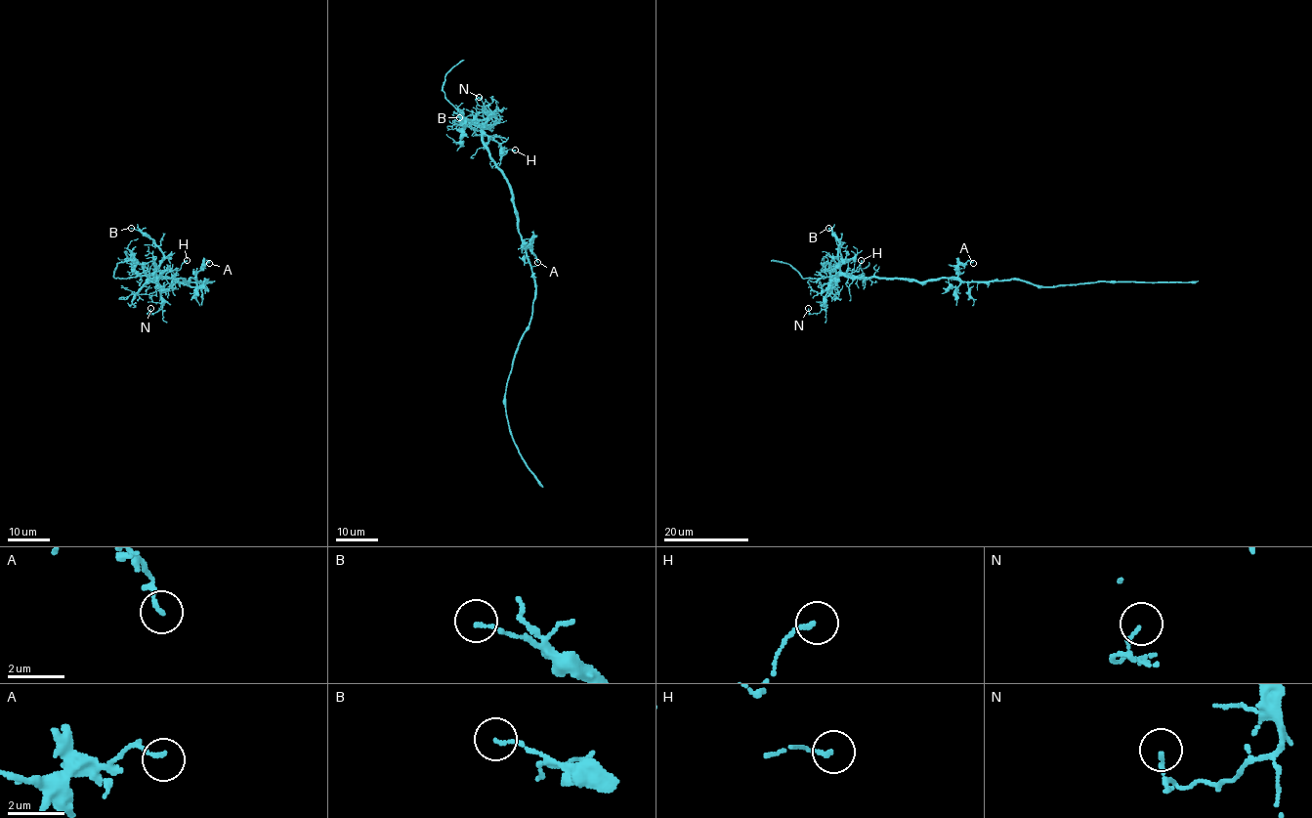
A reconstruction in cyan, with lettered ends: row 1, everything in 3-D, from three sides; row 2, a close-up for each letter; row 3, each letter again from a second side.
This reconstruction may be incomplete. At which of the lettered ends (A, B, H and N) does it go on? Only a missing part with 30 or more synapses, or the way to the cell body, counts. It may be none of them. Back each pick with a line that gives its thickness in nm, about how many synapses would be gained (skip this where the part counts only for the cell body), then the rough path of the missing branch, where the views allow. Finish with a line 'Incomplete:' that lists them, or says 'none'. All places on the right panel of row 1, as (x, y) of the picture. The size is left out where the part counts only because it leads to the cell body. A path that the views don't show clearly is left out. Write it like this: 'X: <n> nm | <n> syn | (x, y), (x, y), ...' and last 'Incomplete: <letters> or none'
Incomplete: none

